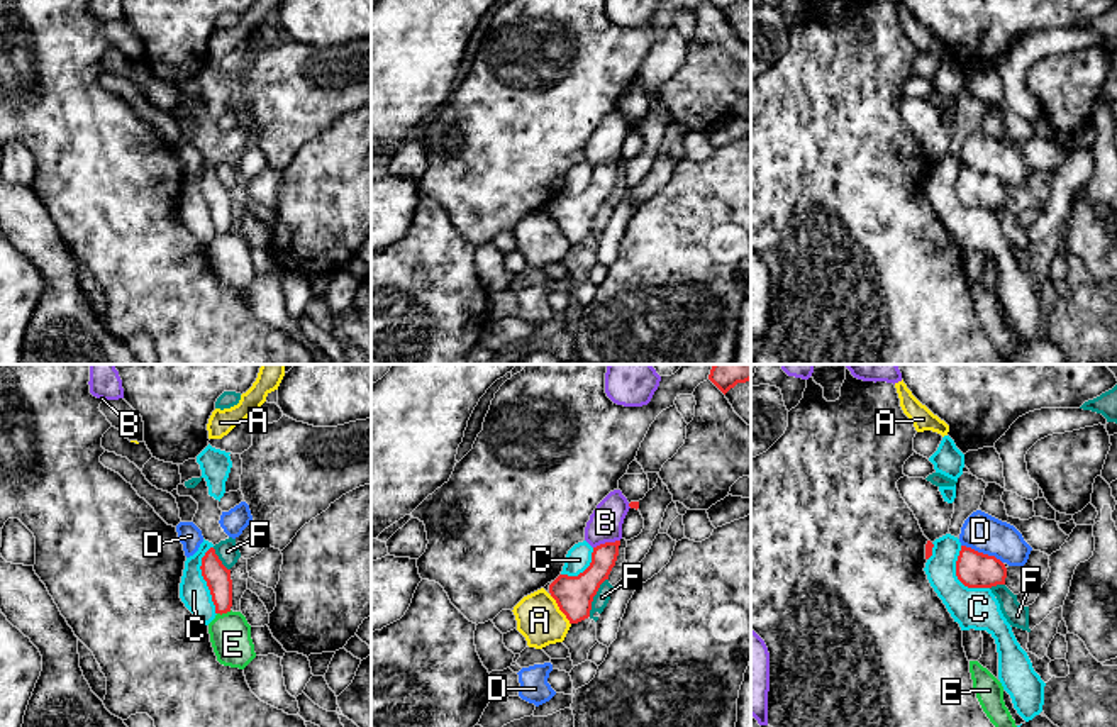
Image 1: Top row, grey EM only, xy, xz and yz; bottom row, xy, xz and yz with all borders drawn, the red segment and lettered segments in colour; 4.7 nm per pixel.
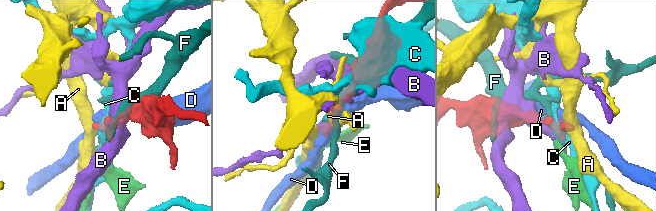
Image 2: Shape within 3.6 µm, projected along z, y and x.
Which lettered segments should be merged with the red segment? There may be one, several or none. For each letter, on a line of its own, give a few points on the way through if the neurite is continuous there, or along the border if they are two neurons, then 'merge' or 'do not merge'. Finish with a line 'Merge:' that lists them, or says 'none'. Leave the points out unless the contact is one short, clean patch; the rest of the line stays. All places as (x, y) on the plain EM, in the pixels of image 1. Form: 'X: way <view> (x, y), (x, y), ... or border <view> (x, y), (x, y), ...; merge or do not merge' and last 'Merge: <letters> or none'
A: border xz (550, 216), (570, 244); do not merge
B: do not merge
C: border xy (211, 166), (202, 178), (200, 195), (216, 234); do not merge
D: do not merge
E: border xy (231, 231), (217, 234); do not merge
F: do not merge
Merge: none

